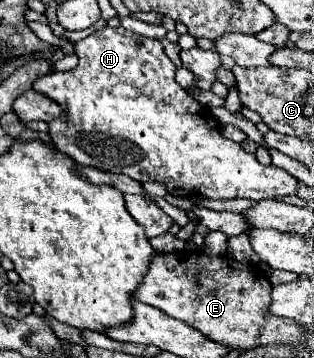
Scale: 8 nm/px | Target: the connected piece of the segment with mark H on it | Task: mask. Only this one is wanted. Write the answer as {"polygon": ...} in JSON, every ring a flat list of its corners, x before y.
{"polygon":[[103,27,103,29,95,29,93,33,89,33,85,39,81,39,79,43,75,43,75,53,79,57,79,65,71,71,65,73,47,73,43,77,39,77,33,83,33,89,37,93,43,93,45,97,49,97,51,101,59,103,63,113,61,117,49,121,49,135,51,141,57,145,59,151,63,151,65,155,69,155,75,163,81,165,89,165,95,167,99,171,109,171,109,173,123,173,139,183,145,181,155,181,155,183,163,183,167,187,167,191,171,195,177,197,193,197,193,195,201,195,201,197,209,197,209,199,251,199,251,201,261,201,267,197,283,197,283,195,295,195,297,193,297,179,293,175,289,175,285,169,275,167,275,165,261,165,253,153,247,153,239,143,225,139,219,133,219,123,215,121,215,117,209,113,207,107,203,107,201,103,197,103,177,81,175,81,175,65,171,63,171,59,163,53,163,45,157,39,149,39,149,37,141,37,135,35,123,27]]}

